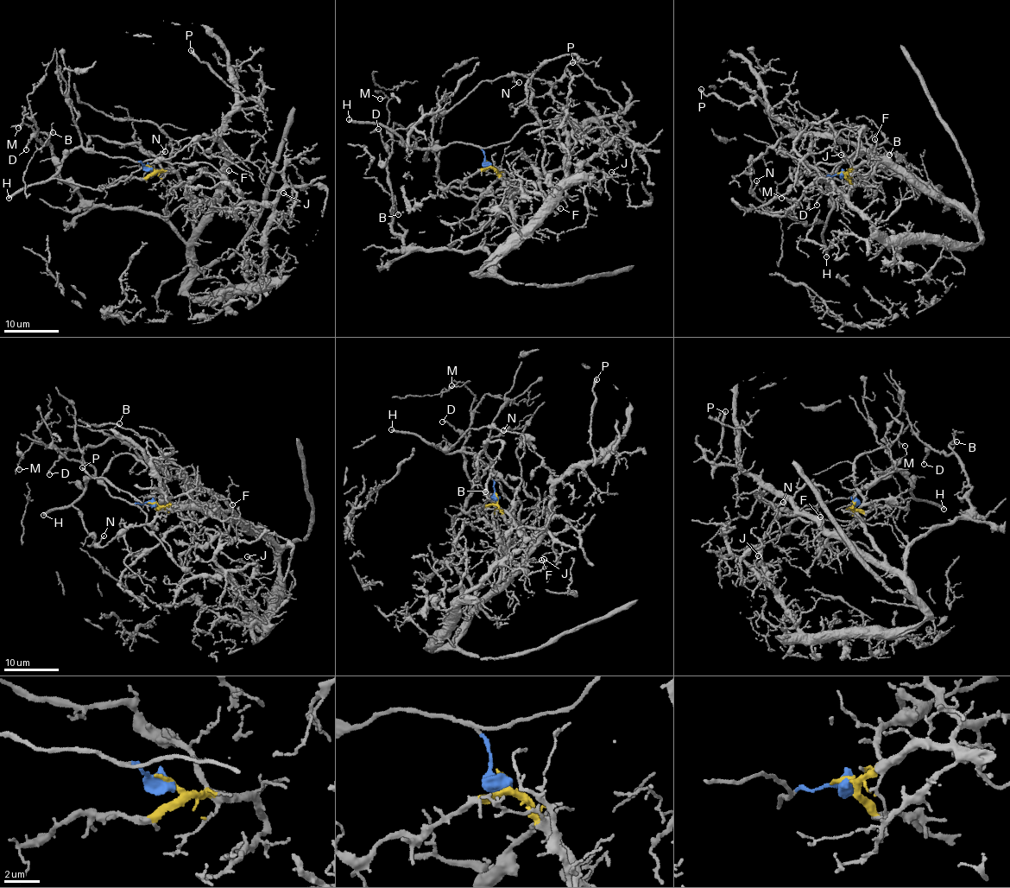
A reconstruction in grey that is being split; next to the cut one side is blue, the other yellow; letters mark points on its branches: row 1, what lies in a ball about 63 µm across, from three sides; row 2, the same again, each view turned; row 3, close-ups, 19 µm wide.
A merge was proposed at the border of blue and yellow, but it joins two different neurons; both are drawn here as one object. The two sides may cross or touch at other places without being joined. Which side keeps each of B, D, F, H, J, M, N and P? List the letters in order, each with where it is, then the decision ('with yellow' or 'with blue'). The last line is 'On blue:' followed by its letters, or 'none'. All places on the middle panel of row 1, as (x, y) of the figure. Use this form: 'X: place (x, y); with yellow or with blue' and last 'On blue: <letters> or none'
B: place (398, 214); with yellow
D: place (378, 129); with yellow
F: place (560, 208); with yellow
H: place (349, 119); with blue
J: place (611, 172); with yellow
M: place (380, 98); with yellow
N: place (519, 82); with blue
P: place (572, 62); with yellow
On blue: H, N

